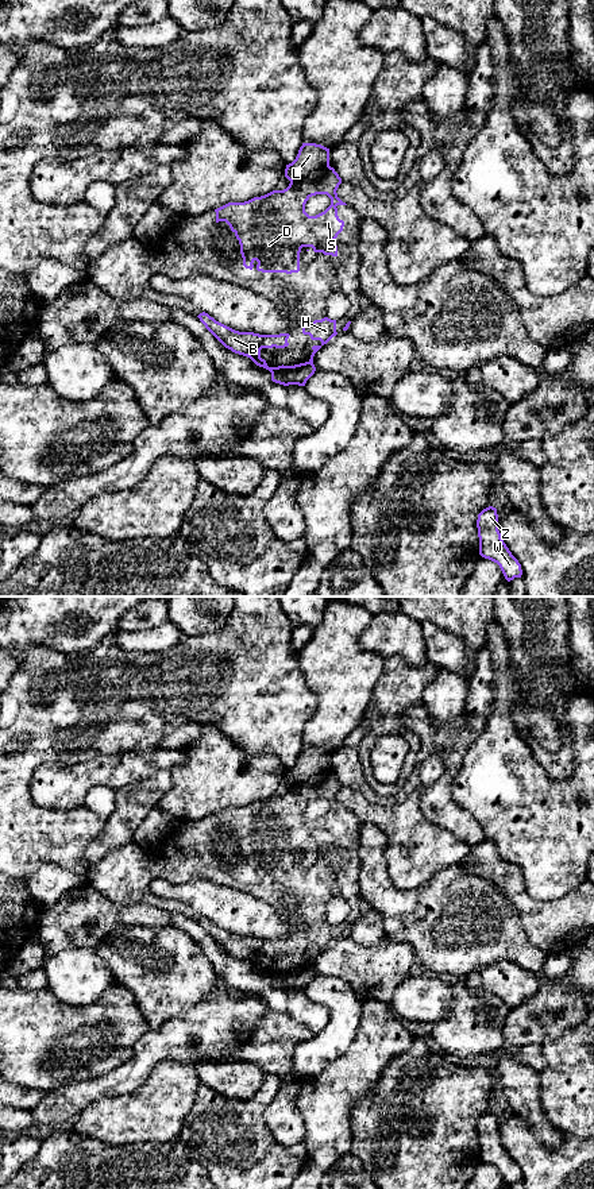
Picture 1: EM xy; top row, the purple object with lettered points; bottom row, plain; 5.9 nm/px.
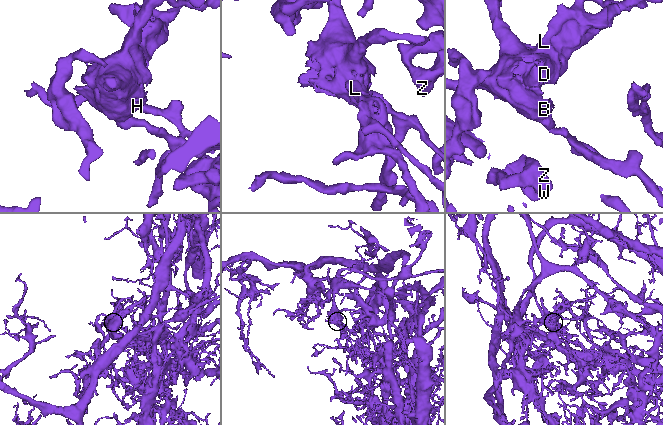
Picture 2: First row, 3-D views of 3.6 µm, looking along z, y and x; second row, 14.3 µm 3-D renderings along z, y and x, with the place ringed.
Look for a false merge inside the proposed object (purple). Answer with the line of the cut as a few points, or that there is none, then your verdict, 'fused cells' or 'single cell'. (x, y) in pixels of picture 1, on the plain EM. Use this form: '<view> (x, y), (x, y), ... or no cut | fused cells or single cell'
xy (328, 769), (307, 782), (290, 786) | fused cells

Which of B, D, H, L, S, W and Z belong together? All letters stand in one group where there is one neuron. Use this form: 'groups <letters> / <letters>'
groups B D H S / L W Z

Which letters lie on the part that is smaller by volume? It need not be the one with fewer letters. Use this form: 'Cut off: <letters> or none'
Cut off: B, D, H, S

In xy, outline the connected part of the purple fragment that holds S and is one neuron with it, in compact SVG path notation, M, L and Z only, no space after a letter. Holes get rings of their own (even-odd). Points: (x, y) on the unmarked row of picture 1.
M325 771L308 783L290 785L284 795L273 795L265 800L244 807L228 807L217 814L216 827L225 826L240 849L243 870L252 875L254 866L262 877L298 877L302 852L312 852L315 857L338 861L335 844L343 835L344 826L338 821L338 810L347 810L338 802L342 783L333 772ZM316 799L327 799L331 810L316 821L305 817L306 806Z

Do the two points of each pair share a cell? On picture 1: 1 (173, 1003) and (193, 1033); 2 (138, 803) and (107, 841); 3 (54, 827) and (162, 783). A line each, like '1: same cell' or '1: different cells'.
1: different cells
2: same cell
3: different cells

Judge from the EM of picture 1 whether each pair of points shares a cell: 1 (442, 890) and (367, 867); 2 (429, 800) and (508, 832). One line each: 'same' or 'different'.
1: same
2: different

